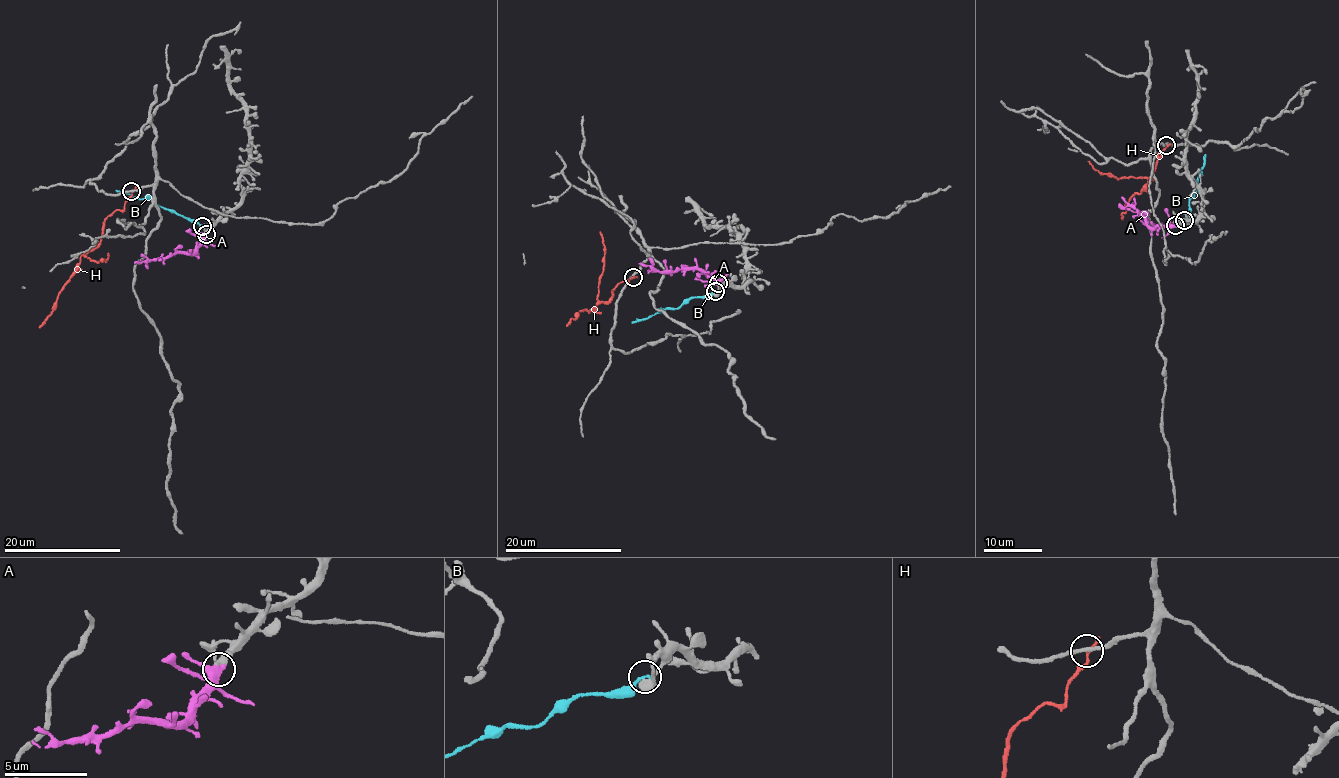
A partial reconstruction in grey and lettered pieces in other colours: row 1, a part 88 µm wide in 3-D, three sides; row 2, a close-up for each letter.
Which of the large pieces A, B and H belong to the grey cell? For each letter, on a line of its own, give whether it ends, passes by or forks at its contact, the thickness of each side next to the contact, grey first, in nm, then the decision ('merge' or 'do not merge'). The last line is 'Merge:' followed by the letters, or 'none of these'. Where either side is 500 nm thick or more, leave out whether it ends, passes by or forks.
A: it passes by; calibres 280 and 420 nm; merge
B: it ends; calibres 360 and 170 nm; do not merge
H: it ends; calibres 220 and 240 nm; do not merge
Merge: A

